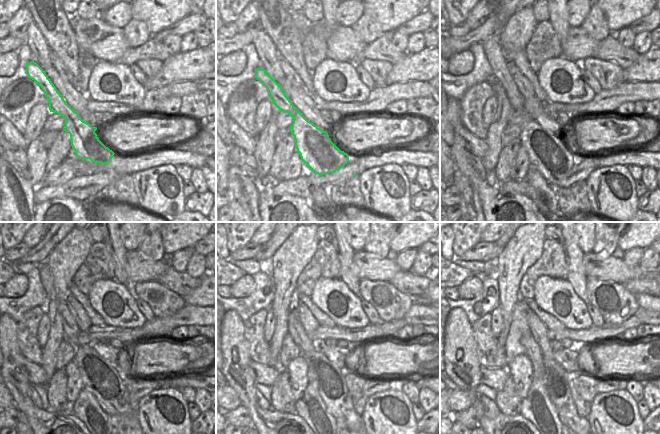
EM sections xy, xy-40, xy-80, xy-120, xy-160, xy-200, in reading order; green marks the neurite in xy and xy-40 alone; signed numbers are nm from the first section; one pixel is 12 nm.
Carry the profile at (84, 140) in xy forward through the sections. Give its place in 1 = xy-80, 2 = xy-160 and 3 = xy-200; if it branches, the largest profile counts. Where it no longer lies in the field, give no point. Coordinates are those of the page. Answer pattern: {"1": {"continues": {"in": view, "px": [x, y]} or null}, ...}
{"1": {"continues": {"in": "xy-80", "px": [548, 154]}}, "2": {"continues": {"in": "xy-160", "px": [332, 388]}}, "3": {"continues": {"in": "xy-200", "px": [557, 386]}}}

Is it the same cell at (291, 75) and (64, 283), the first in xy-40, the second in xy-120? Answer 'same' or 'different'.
different

